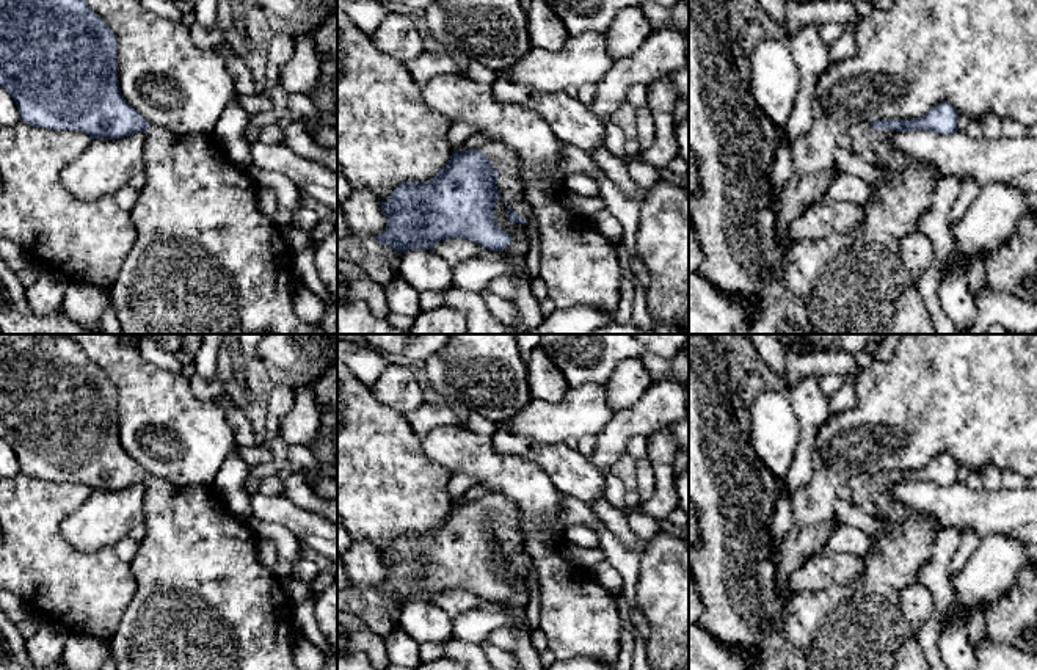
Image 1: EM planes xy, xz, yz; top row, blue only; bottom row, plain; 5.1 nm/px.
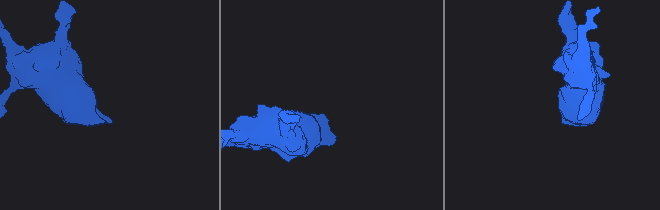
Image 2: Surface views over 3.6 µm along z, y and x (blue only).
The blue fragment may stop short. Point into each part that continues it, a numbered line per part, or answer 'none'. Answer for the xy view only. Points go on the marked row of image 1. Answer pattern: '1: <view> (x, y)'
1: xy (206, 261)

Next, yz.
1: yz (855, 283)

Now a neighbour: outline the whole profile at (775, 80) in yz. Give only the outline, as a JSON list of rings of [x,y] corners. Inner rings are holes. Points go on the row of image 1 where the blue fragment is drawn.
[[[766,38],[748,55],[751,82],[748,89],[762,113],[778,127],[789,121],[800,74],[791,55],[789,42]]]

